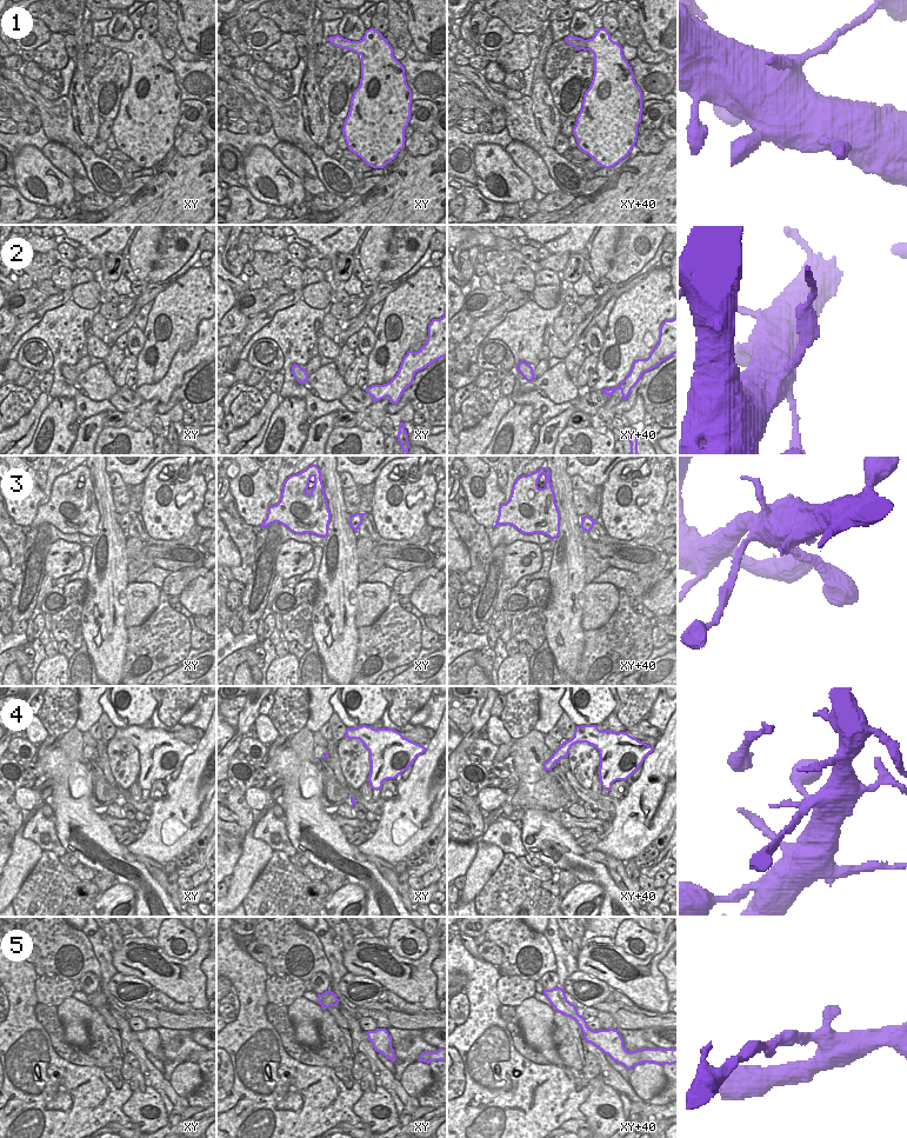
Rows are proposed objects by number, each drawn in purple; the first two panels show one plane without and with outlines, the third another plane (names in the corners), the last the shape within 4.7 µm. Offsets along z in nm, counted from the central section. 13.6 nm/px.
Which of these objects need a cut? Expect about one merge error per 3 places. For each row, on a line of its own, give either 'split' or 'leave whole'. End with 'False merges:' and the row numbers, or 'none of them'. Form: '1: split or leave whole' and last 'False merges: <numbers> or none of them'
1: leave whole
2: split
3: leave whole
4: leave whole
5: split
False merges: 2, 5

